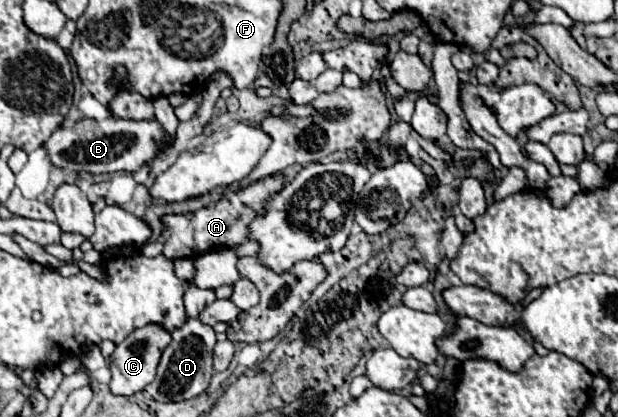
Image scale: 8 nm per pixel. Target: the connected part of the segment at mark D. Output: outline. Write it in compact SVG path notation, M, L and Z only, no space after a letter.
M189 283L189 289L185 291L185 311L187 311L187 323L181 329L175 329L171 333L173 341L171 345L163 351L159 365L157 365L157 375L153 379L153 383L149 383L145 389L147 393L155 399L155 401L185 401L191 397L197 397L199 393L203 393L209 387L211 375L213 375L213 359L211 359L211 351L217 343L215 339L215 331L209 325L199 323L197 315L203 307L207 307L207 303L213 303L215 291L213 289L199 289L195 283Z

